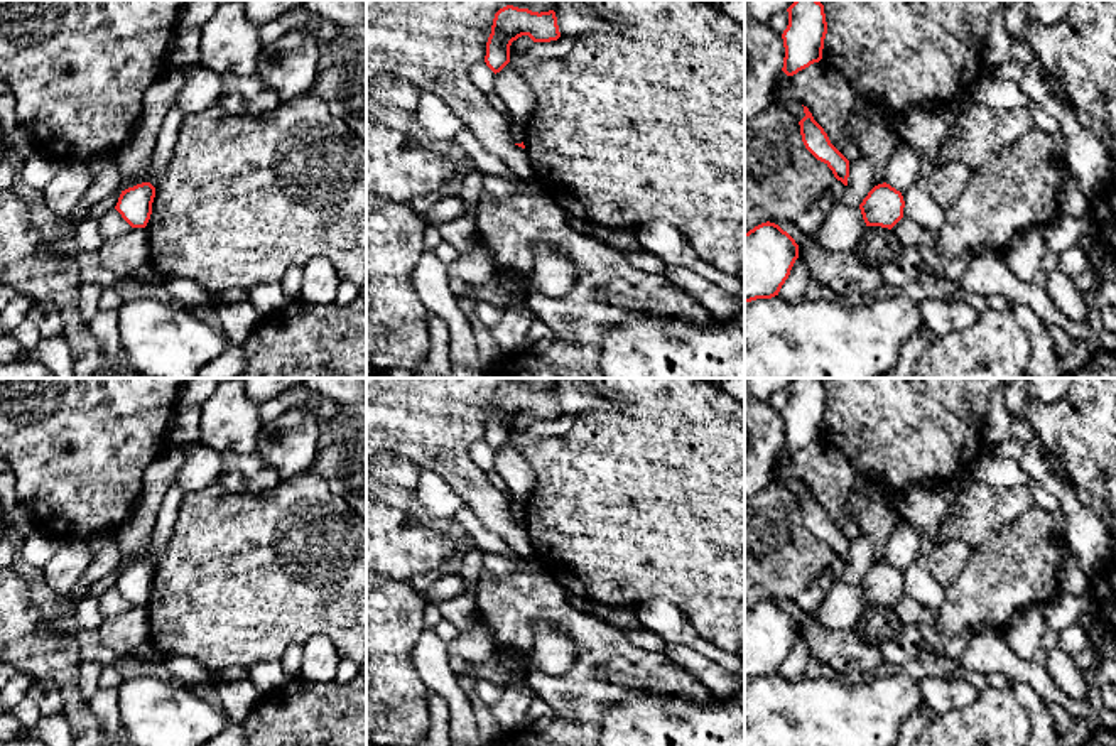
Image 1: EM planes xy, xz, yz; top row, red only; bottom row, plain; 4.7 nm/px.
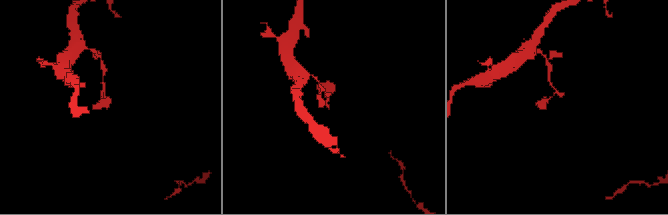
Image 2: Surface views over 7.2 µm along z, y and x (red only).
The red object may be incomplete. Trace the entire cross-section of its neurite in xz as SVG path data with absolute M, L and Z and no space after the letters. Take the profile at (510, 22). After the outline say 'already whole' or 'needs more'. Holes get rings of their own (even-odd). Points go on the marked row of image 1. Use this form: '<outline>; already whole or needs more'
M507 5L495 14L491 34L486 42L486 66L496 74L510 62L510 46L522 35L534 42L550 42L561 37L554 10L532 12Z; already whole

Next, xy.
M142 182L122 191L115 209L132 228L145 228L155 197L155 187L150 182Z; already whole

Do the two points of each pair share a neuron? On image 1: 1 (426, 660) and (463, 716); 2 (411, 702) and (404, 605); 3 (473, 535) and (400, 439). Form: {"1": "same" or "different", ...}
{"1": "same", "2": "same", "3": "different"}

